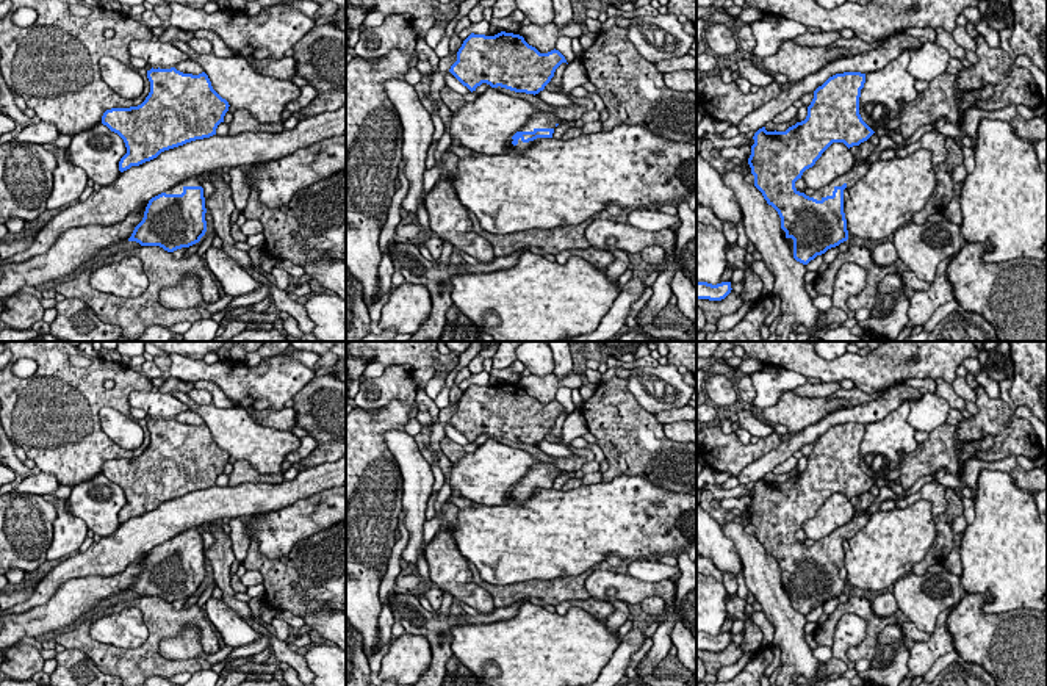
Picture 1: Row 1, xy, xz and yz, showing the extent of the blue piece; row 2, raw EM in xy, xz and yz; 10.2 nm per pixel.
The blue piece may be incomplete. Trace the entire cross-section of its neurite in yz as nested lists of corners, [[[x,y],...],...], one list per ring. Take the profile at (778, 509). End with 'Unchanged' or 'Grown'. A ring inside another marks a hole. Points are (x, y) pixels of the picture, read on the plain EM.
[[[836,424],[814,442],[804,471],[786,482],[762,478],[753,487],[748,515],[754,537],[778,562],[786,589],[793,590],[793,609],[803,616],[848,590],[844,540],[867,525],[867,509],[812,547],[800,543],[795,533],[833,493],[850,500],[875,484],[859,465],[864,434],[865,424]]]. Grown

